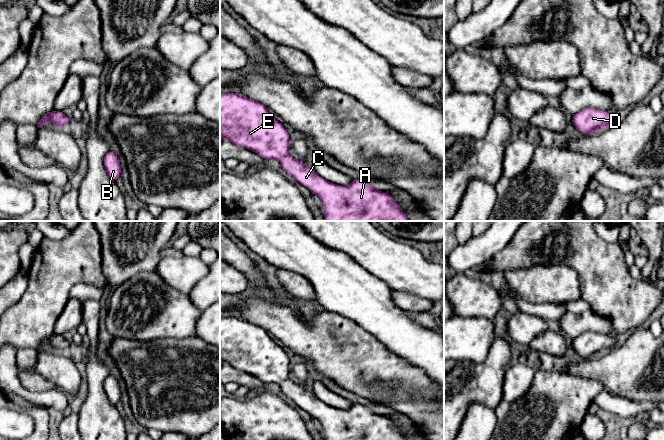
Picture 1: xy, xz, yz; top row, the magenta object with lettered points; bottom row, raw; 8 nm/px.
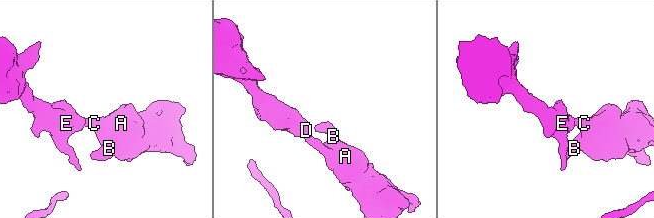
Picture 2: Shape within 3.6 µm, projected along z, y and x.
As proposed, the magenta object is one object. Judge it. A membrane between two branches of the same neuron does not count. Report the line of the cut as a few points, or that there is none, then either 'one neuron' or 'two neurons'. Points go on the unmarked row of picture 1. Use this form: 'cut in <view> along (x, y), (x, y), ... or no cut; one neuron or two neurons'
no cut; one neuron

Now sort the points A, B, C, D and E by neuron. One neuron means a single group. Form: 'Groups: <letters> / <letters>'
Groups: A B C D E

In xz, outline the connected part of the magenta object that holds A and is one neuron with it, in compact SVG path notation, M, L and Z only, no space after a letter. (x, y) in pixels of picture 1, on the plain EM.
M220 316L220 361L228 364L235 370L255 376L263 383L279 384L281 386L281 393L321 423L324 440L407 440L395 426L392 419L375 413L370 407L364 404L354 403L348 410L336 409L321 402L313 392L307 390L304 386L290 381L288 379L290 374L290 361L284 350L272 341L265 329L240 317Z

